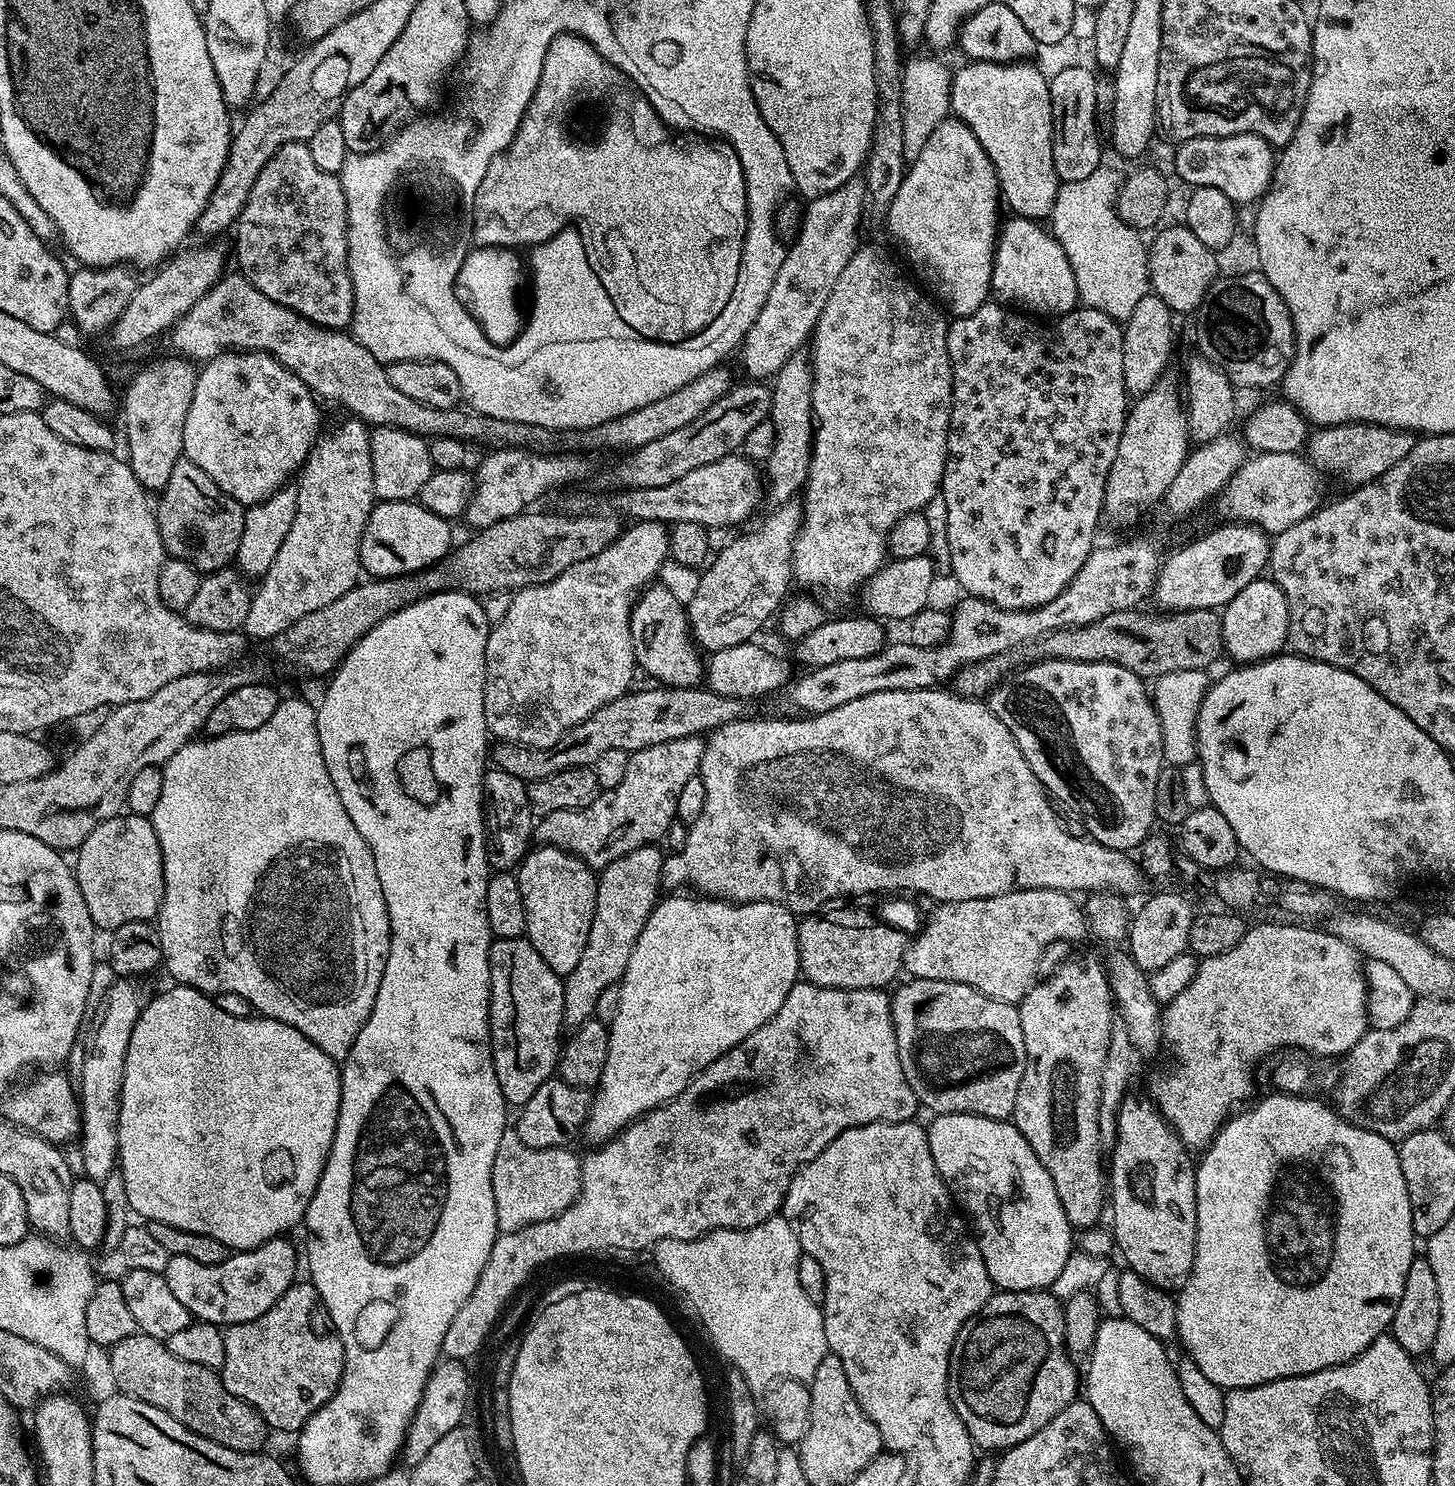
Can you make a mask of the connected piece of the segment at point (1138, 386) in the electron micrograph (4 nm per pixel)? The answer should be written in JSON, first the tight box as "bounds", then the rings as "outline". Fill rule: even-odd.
{"bounds":[1122,294,1174,398],"outline":[[[1149,294],[1134,306],[1134,314],[1123,325],[1124,330],[1124,361],[1122,374],[1124,375],[1124,389],[1129,397],[1139,398],[1146,395],[1160,377],[1169,369],[1168,359],[1172,356],[1172,319],[1174,313],[1155,294]]]}

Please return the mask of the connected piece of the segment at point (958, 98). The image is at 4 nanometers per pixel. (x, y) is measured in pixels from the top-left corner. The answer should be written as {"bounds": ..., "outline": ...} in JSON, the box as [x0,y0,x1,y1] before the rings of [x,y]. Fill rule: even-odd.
{"bounds":[951,60,1061,222],"outline":[[[977,60],[975,62],[965,63],[965,68],[955,69],[952,78],[952,106],[951,111],[954,113],[955,119],[963,120],[966,126],[970,126],[970,130],[978,142],[982,142],[982,146],[986,150],[986,154],[990,158],[990,162],[996,171],[996,177],[1000,182],[1000,195],[1003,203],[1008,204],[1013,209],[1011,210],[1017,216],[1025,216],[1027,220],[1035,220],[1044,222],[1051,217],[1054,210],[1054,202],[1056,195],[1060,189],[1061,182],[1056,177],[1054,170],[1054,154],[1052,153],[1052,103],[1050,102],[1050,90],[1048,89],[1049,77],[1043,76],[1038,69],[1035,68],[1035,63],[1032,62],[1017,62],[1015,64],[992,64],[988,60]]]}

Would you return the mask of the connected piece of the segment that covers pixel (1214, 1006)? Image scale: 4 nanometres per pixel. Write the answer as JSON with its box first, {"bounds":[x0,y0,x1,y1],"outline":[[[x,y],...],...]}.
{"bounds":[1146,922,1369,1150],"outline":[[[1300,922],[1284,923],[1288,924],[1260,924],[1257,928],[1249,927],[1244,933],[1242,942],[1238,942],[1238,946],[1234,946],[1234,950],[1226,950],[1226,954],[1203,957],[1196,965],[1194,978],[1190,978],[1190,986],[1186,986],[1186,990],[1182,990],[1182,994],[1178,994],[1178,998],[1163,1005],[1160,1018],[1162,1040],[1165,1045],[1168,1043],[1172,1047],[1172,1056],[1176,1059],[1176,1065],[1169,1072],[1154,1077],[1149,1082],[1146,1092],[1151,1102],[1160,1109],[1164,1119],[1176,1129],[1180,1141],[1190,1150],[1207,1149],[1214,1137],[1219,1134],[1222,1125],[1229,1120],[1233,1113],[1253,1099],[1252,1075],[1256,1072],[1256,1063],[1259,1060],[1265,1059],[1264,1061],[1267,1061],[1273,1054],[1279,1054],[1285,1050],[1299,1050],[1316,1058],[1319,1056],[1340,1058],[1363,1038],[1365,1032],[1369,1031],[1368,981],[1360,953],[1356,951],[1354,946],[1350,946],[1350,942],[1342,942],[1342,938],[1338,938],[1335,931],[1319,932],[1314,928],[1316,926],[1305,926]]]}

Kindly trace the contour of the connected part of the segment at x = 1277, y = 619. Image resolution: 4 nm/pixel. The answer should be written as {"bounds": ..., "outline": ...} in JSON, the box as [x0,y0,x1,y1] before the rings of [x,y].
{"bounds":[1220,578,1290,665],"outline":[[[1271,578],[1250,582],[1250,586],[1238,590],[1234,598],[1225,604],[1220,618],[1224,652],[1237,665],[1259,664],[1271,656],[1279,656],[1288,643],[1290,614],[1286,606],[1286,594]]]}

